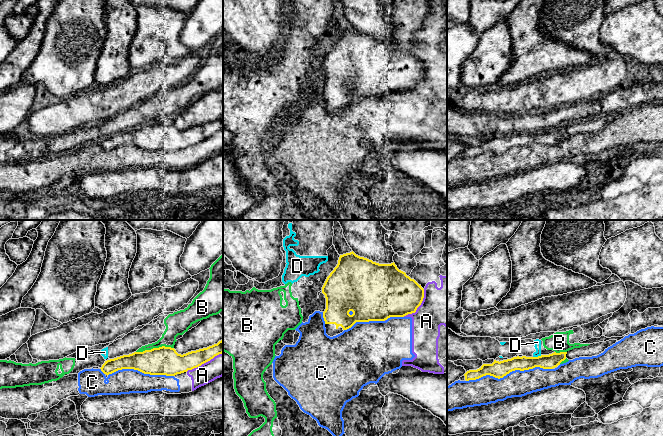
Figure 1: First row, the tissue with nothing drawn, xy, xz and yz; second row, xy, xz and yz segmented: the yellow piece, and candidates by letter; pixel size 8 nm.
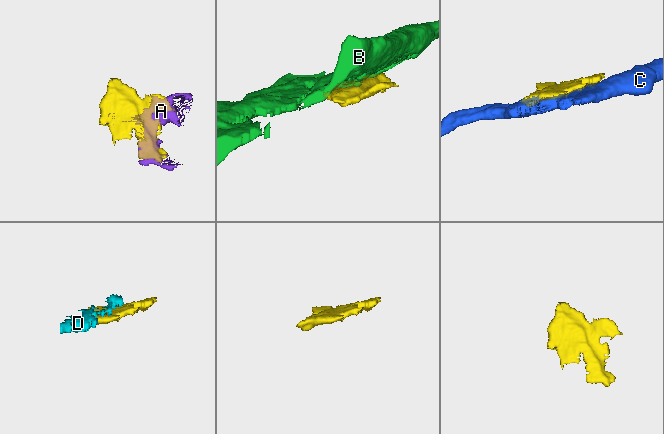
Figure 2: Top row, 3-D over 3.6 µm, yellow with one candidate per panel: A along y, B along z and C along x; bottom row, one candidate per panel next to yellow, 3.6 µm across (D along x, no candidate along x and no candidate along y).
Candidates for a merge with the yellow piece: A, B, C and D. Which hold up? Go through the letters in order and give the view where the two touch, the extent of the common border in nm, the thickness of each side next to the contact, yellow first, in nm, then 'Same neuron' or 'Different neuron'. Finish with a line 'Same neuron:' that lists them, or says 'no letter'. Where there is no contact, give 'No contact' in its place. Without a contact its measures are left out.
A: Touches yellow in xy. Shared border 340 nm. Thickness 180 nm (yellow) against 180 nm. Different neuron
B: Touches yellow in xy. Shared border 300 nm. Thickness 220 nm (yellow) against 160 nm. Different neuron
C: Touches yellow in yz. Shared border 700 nm. Thickness 130 nm (yellow) against 220 nm. Different neuron
D: Touches yellow in yz. Shared border 70 nm. Thickness 120 nm (yellow) against 60 nm. Different neuron
Same neuron: no letter

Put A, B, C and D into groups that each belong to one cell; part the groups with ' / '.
A C / B / D

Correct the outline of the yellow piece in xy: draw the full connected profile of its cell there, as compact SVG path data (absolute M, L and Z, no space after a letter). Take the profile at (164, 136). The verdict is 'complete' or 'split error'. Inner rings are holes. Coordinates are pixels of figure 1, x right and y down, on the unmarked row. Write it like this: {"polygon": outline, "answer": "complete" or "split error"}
{"polygon": "M223 116L183 131L174 124L162 122L107 136L100 145L106 151L122 145L134 145L144 150L175 152L197 144L222 129Z", "answer": "complete"}

